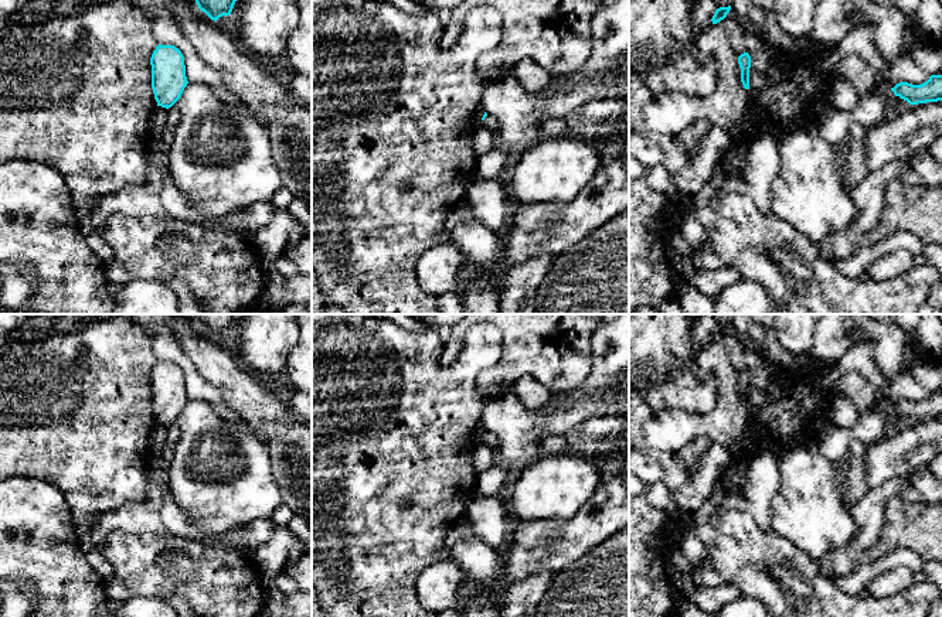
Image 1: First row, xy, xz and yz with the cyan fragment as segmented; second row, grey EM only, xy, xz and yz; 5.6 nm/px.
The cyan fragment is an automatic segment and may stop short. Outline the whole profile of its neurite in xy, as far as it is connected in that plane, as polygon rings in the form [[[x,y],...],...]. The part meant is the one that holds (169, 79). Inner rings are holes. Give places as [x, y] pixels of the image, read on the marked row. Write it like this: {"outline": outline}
{"outline": [[[159,44],[152,54],[150,65],[157,106],[169,109],[180,99],[188,83],[184,57],[174,45]]]}

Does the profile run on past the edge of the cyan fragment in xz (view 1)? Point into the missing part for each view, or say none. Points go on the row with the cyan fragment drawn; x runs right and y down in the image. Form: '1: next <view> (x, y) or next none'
1: next none

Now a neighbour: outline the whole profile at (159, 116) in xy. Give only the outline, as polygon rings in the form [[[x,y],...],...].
[[[157,106],[156,110],[152,115],[152,133],[153,139],[157,139],[161,136],[161,132],[166,126],[166,119],[167,119],[167,109]]]

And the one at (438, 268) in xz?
[[[453,243],[438,245],[425,250],[415,266],[422,289],[436,297],[443,297],[456,279],[467,267],[467,259]]]

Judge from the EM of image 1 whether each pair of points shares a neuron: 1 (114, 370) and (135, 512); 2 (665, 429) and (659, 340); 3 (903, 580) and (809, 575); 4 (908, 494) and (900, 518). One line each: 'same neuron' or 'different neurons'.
1: different neurons
2: different neurons
3: different neurons
4: different neurons

